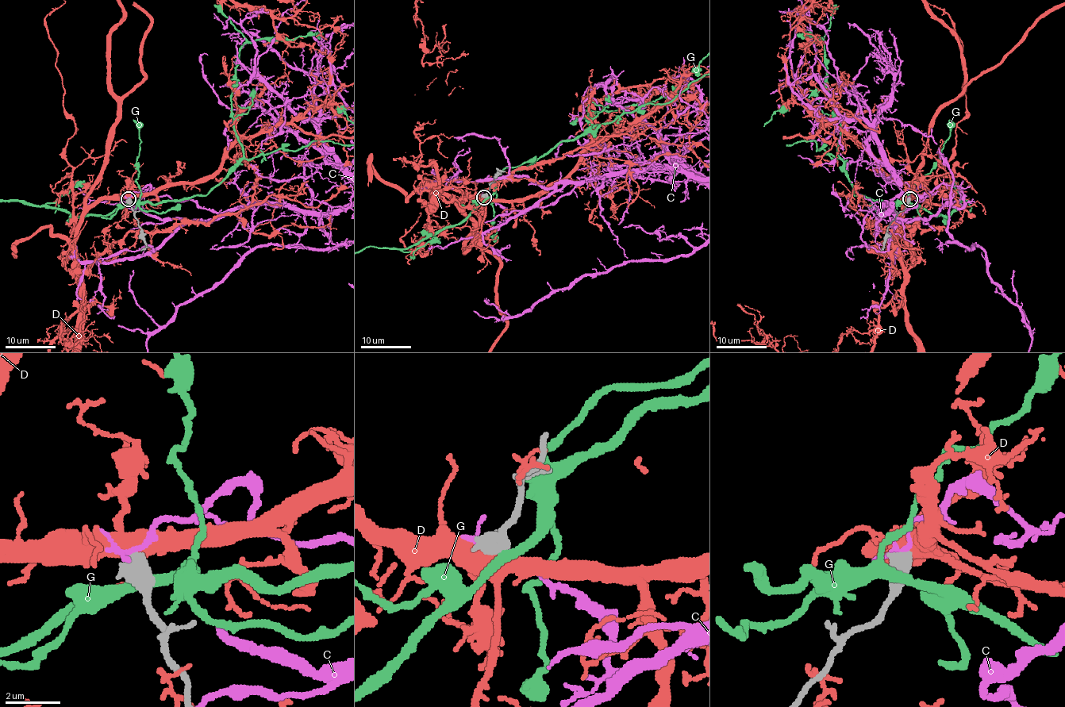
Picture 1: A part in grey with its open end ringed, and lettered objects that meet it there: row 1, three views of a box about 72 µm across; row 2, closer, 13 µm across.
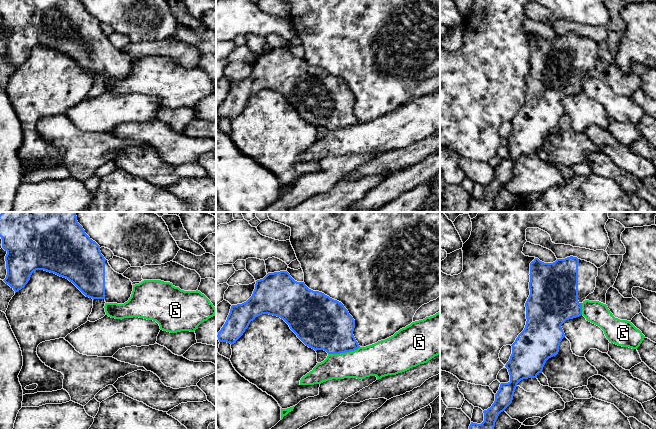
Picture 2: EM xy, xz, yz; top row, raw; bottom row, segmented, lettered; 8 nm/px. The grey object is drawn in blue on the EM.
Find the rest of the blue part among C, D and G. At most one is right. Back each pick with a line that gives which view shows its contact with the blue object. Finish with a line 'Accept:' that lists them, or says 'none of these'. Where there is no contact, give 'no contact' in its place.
Accept: none of these

